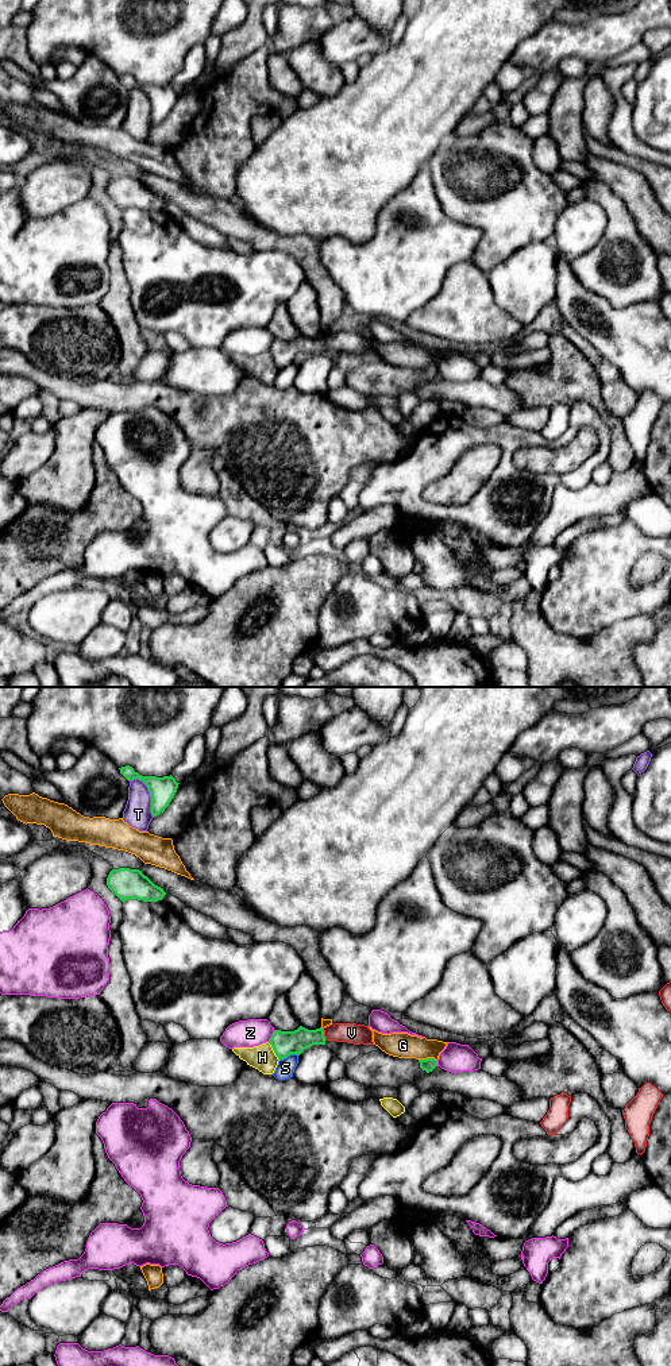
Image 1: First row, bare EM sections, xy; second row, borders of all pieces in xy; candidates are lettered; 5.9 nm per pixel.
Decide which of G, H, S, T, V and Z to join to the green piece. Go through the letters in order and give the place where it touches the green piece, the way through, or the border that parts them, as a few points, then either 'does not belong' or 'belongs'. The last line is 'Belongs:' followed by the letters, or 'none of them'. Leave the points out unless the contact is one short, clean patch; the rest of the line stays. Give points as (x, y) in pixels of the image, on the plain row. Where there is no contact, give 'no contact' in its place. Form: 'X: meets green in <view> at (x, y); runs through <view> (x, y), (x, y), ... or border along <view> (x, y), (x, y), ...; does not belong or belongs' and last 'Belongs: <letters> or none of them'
G: meets green in xy at (428, 367); does not belong
H: meets green in xy at (274, 361); border along xy (267, 351), (278, 369); does not belong
S: meets green in xy at (288, 363); border along xy (297, 363), (289, 363), (280, 369); does not belong
T: meets green in xy at (150, 103); does not belong
V: meets green in xy at (323, 343); runs through xy (284, 352), (323, 343), (351, 342); belongs
Z: meets green in xy at (272, 344); does not belong
Belongs: V

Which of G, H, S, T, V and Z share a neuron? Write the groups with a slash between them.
G / H / S Z / T / V

